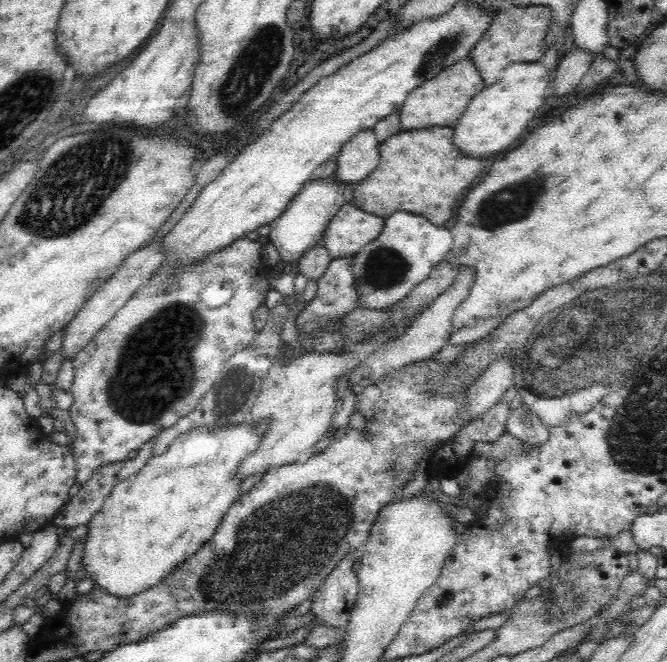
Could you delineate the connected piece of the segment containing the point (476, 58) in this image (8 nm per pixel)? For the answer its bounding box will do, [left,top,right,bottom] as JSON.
[468,5,553,87]

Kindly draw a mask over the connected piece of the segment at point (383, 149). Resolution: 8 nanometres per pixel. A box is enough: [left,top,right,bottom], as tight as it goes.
[354,126,482,224]

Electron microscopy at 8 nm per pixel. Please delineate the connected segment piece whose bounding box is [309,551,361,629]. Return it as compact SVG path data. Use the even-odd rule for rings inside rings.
M361 551L348 554L336 569L313 594L310 614L313 620L319 620L328 627L346 628L349 624L349 613L352 612L358 596L358 584L353 564L360 558Z

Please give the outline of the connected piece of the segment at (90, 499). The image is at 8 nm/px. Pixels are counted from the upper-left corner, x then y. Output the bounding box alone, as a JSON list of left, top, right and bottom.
[52,437,156,530]

